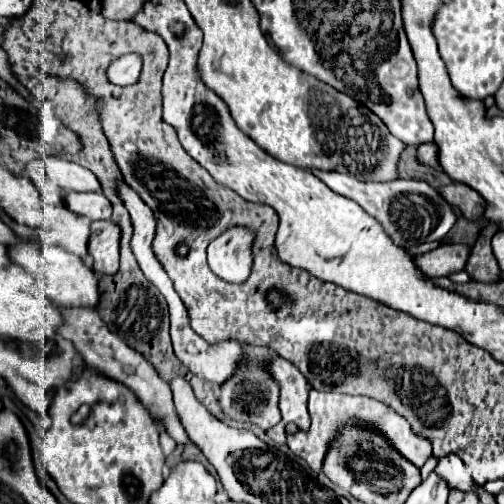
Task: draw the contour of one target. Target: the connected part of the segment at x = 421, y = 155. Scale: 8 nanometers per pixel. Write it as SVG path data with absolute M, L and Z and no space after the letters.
M424 144L418 148L418 160L422 160L428 166L438 166L438 156L436 156L436 146L434 144Z

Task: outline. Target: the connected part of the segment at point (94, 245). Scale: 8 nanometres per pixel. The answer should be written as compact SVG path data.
M96 220L90 228L88 252L96 272L114 274L120 258L120 226L112 220Z

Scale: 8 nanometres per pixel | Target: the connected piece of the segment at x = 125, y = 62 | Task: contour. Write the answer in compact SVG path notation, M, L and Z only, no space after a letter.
M126 54L120 60L114 60L108 68L108 78L118 84L118 86L128 86L138 80L140 64L138 64L138 54Z

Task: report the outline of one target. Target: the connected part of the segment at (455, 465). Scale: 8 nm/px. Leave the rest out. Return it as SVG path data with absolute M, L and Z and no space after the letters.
M448 454L438 458L436 464L436 472L448 482L450 488L458 488L458 490L470 490L472 482L468 474L462 474L462 460L456 454Z

